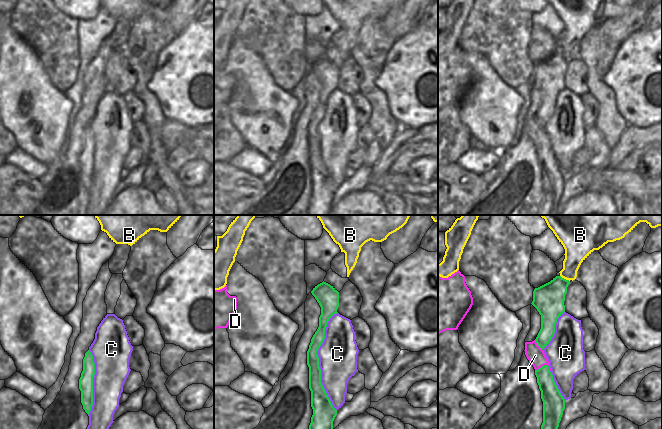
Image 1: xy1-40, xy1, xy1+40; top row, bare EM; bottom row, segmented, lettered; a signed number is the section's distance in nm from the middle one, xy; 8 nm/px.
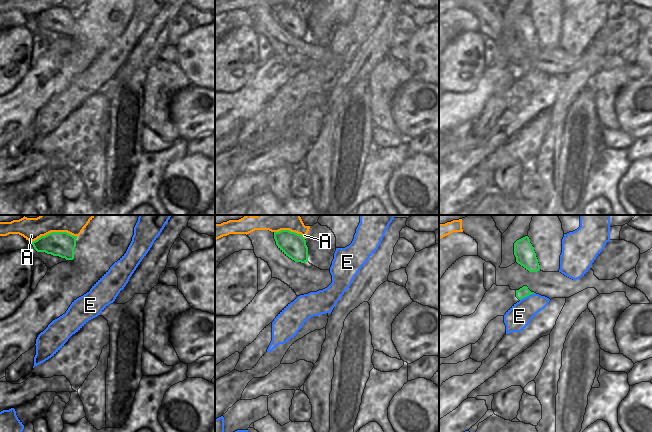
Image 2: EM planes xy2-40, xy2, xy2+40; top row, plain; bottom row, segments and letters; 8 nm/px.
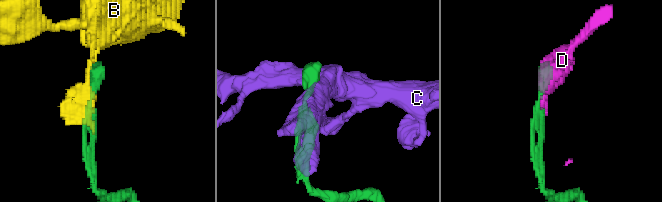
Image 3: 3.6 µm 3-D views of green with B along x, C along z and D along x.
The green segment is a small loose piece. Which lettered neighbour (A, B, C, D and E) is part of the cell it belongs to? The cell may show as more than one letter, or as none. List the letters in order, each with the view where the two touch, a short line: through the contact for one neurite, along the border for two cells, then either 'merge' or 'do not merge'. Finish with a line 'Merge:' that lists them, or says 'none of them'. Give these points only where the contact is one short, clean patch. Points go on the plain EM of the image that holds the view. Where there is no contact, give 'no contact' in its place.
A: contact in xy2-40; line xy2-40 (77, 12), (66, 8), (49, 8), (31, 18); do not merge
B: contact in xy1+40; line xy1+40 (560, 51), (569, 57); do not merge
C: contact in xy1; do not merge
D: contact in xy1+40; merge
E: contact in xy2+40; line xy2+40 (535, 69), (531, 69), (520, 76); do not merge
Merge: D

